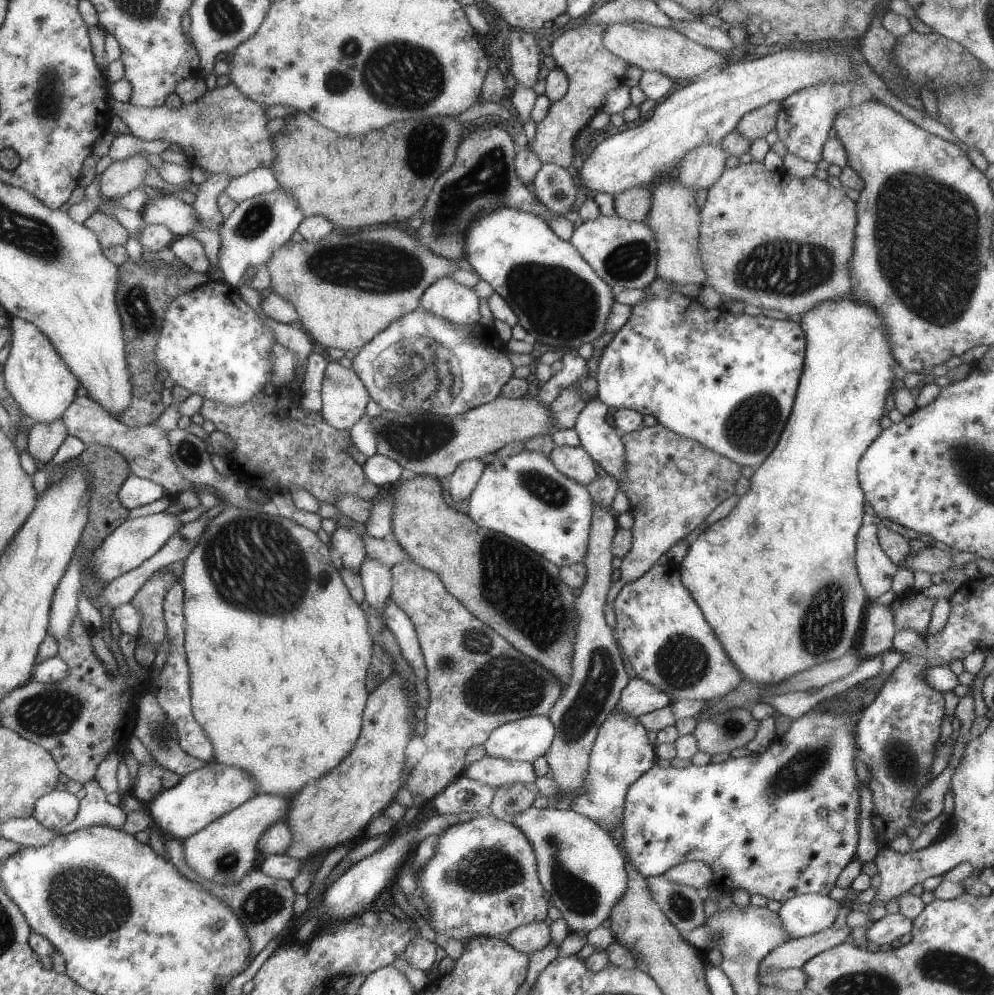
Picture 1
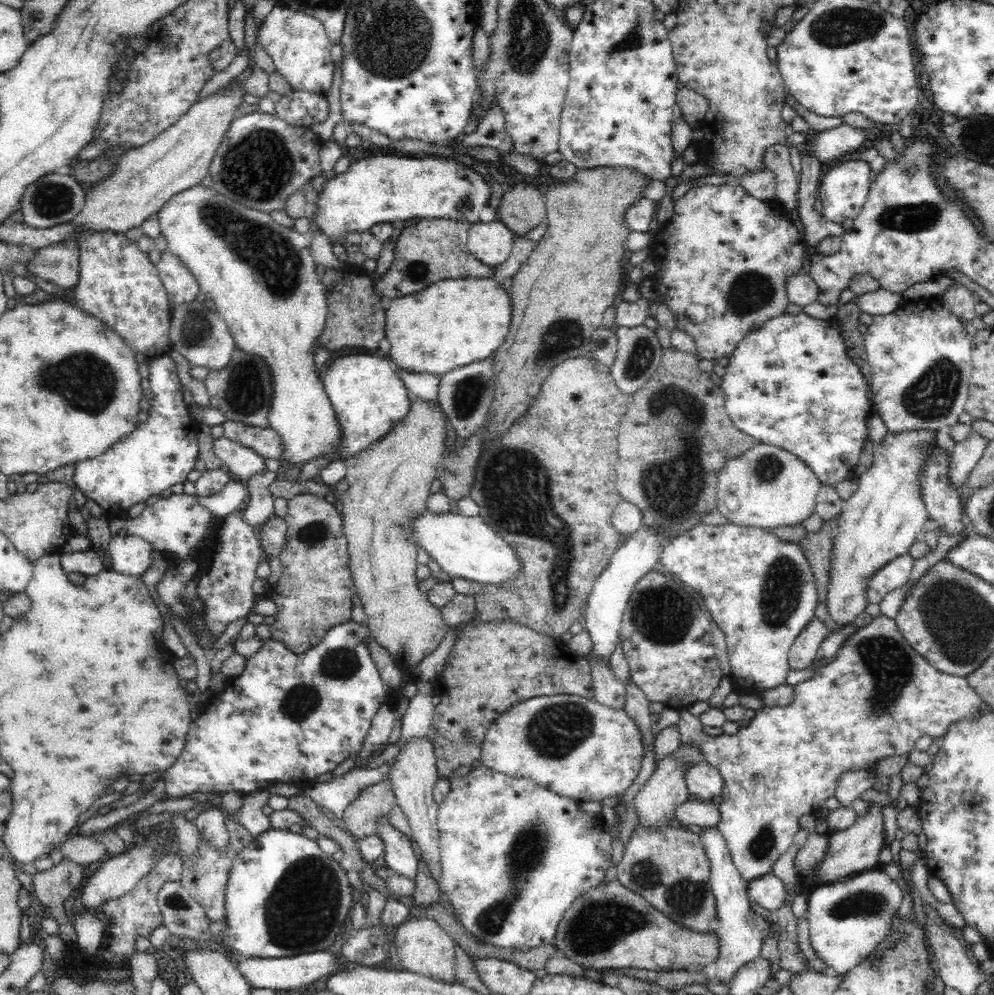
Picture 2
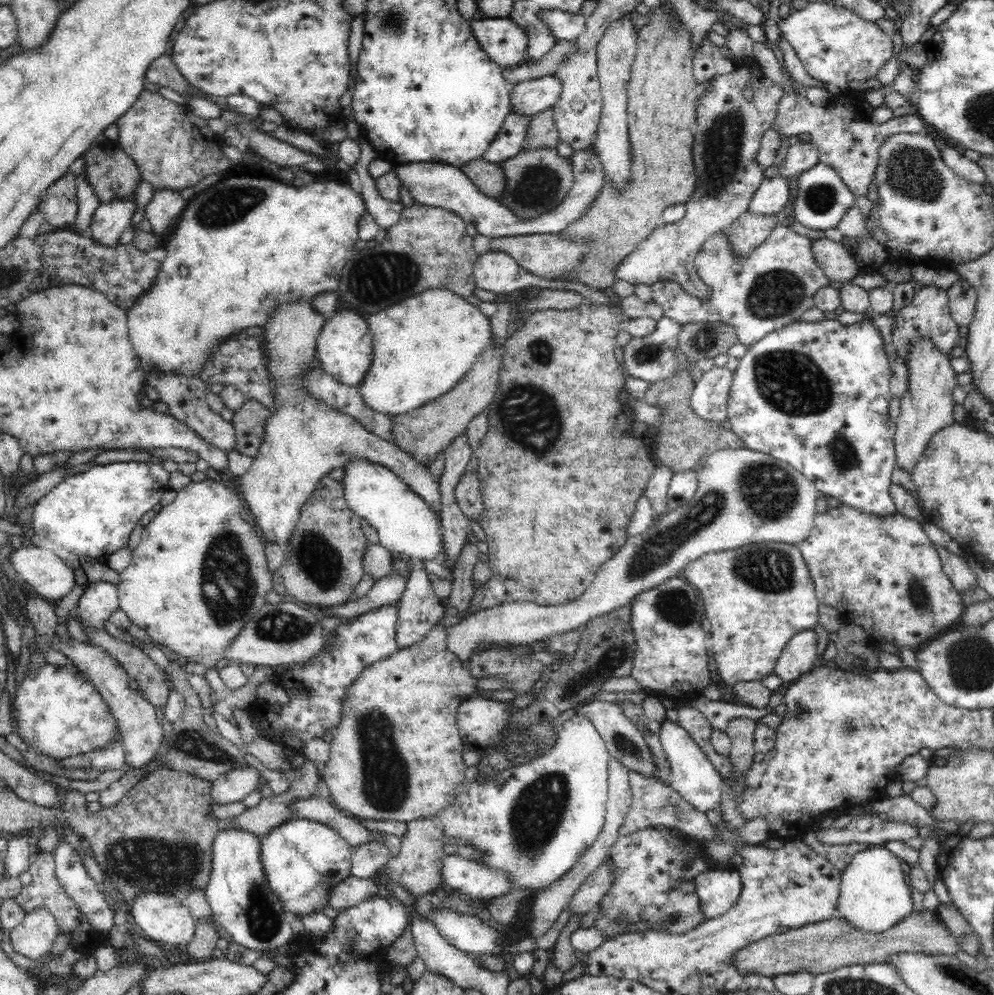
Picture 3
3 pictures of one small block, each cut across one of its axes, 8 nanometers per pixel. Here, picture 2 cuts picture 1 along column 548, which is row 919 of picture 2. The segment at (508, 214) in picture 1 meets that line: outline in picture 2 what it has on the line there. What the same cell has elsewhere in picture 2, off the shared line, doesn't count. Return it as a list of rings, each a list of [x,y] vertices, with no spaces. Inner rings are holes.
[[[266,830],[234,860],[224,906],[228,930],[222,938],[232,950],[250,958],[290,958],[320,950],[336,950],[346,928],[344,920],[356,902],[356,896],[352,894],[352,880],[354,876],[346,870],[346,866],[326,856],[316,840],[288,830]]]

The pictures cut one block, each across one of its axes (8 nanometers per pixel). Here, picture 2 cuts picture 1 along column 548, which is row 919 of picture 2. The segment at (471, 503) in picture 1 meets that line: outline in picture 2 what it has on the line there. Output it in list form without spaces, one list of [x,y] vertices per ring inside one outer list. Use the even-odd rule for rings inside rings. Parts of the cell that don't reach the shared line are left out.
[[[480,764],[480,768],[470,770],[466,776],[462,778],[450,778],[450,794],[446,796],[446,800],[440,804],[438,810],[438,830],[440,830],[440,862],[442,862],[442,876],[438,880],[438,890],[440,890],[440,900],[446,898],[454,910],[456,920],[472,934],[476,936],[482,944],[492,944],[492,946],[500,946],[500,948],[538,948],[538,946],[546,946],[552,944],[554,946],[554,938],[556,938],[556,930],[558,924],[564,916],[564,912],[572,906],[574,900],[578,900],[582,894],[586,894],[588,890],[596,888],[598,884],[602,884],[606,870],[612,864],[612,838],[608,836],[608,828],[604,826],[604,820],[600,816],[592,816],[580,810],[580,802],[572,800],[568,796],[560,796],[554,794],[552,790],[532,782],[532,780],[524,780],[524,778],[510,778],[502,772],[496,772],[492,768],[486,768]]]

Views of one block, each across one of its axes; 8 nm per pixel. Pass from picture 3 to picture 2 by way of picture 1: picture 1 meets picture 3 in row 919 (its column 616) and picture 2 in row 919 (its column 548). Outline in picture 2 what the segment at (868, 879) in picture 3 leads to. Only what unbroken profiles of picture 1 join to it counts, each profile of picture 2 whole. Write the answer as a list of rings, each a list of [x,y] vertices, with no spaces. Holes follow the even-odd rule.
[[[882,868],[854,874],[836,884],[818,886],[806,894],[810,946],[816,956],[840,976],[862,964],[870,952],[890,934],[892,920],[902,904],[902,888]]]

